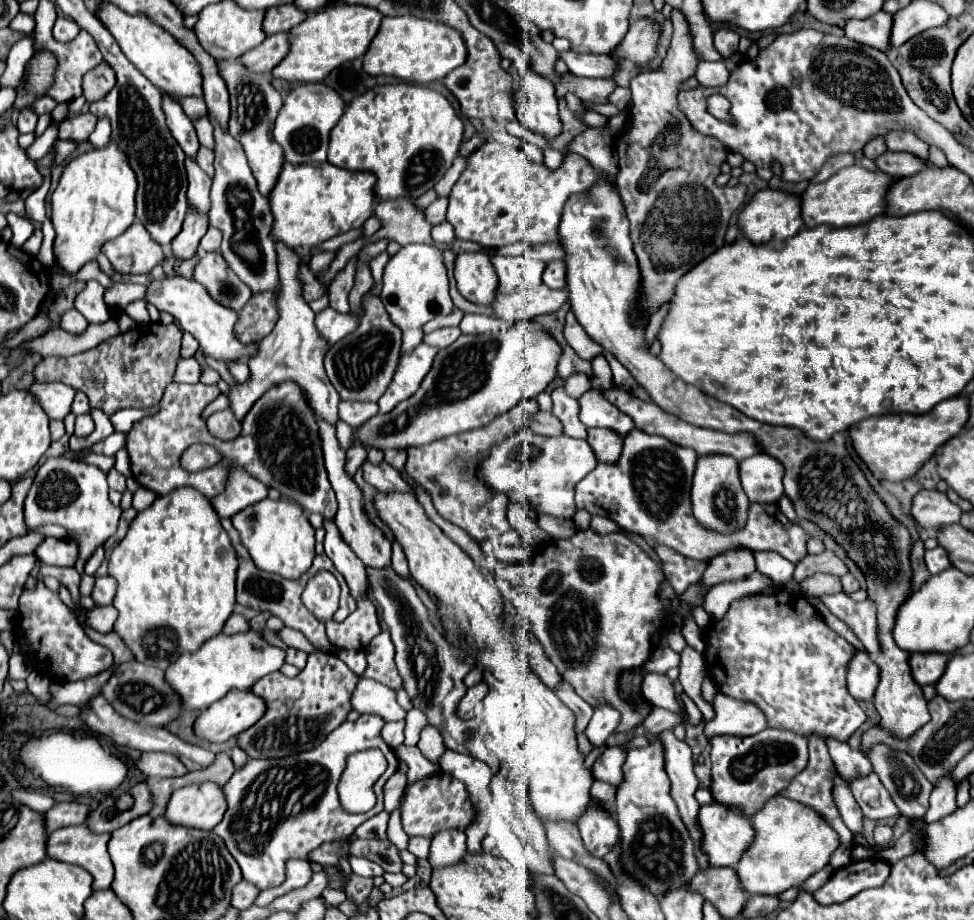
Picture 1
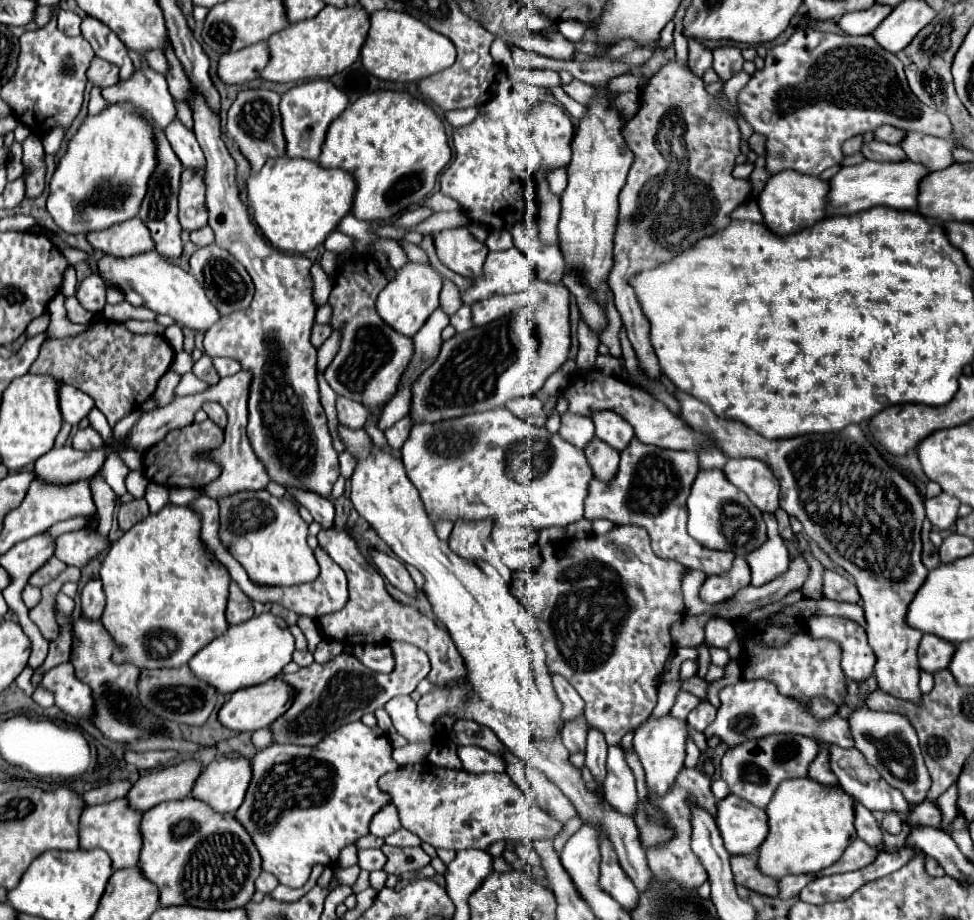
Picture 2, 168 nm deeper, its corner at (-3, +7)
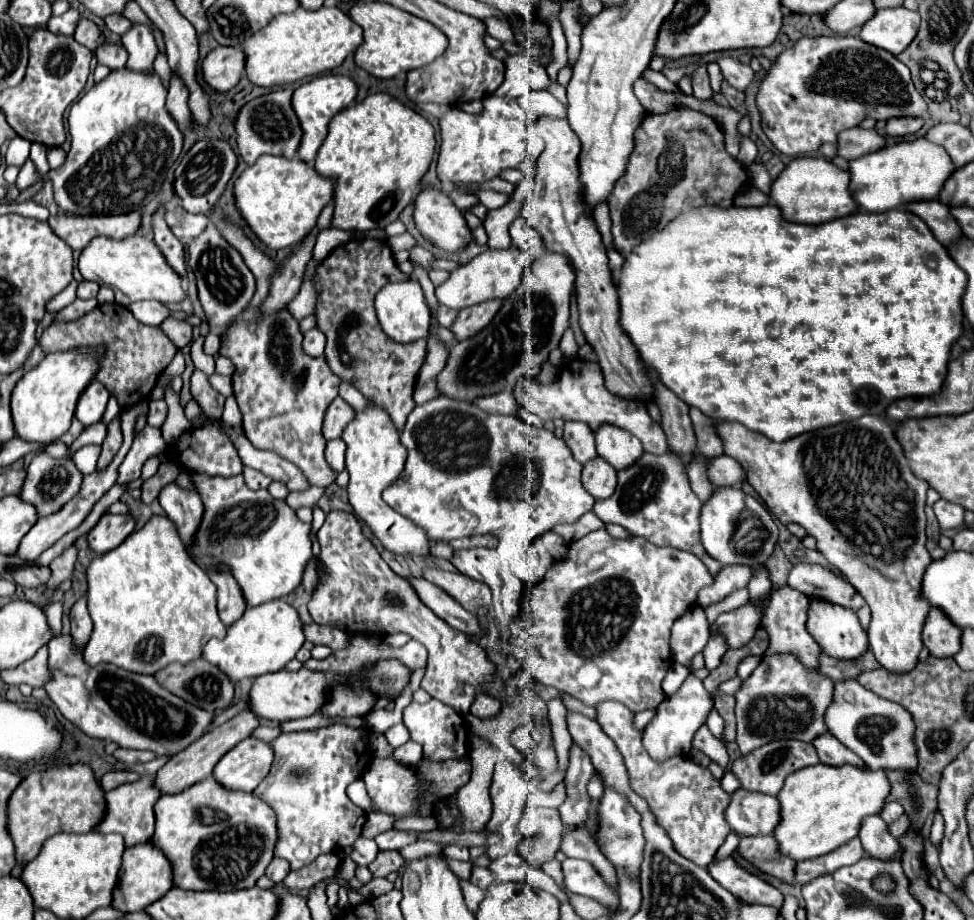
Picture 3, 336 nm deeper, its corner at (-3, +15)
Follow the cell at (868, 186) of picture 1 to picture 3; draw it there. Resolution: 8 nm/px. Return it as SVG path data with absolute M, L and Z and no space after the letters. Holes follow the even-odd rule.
M925 137L915 141L899 141L895 145L883 147L881 151L849 161L849 191L859 209L869 213L905 209L905 205L915 201L937 199L943 181L953 169L955 167L945 149L927 141Z

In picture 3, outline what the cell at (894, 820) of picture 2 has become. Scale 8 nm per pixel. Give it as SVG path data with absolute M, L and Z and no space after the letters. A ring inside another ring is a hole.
M885 803L883 811L881 811L881 817L883 817L883 821L885 821L887 825L891 825L891 821L899 819L901 815L903 815L903 807L901 807L899 803Z

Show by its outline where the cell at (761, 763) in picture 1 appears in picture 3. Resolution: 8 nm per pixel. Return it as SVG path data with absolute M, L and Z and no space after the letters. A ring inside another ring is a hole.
M781 739L781 741L771 741L767 745L761 745L755 751L735 759L731 763L731 773L741 781L741 787L747 791L777 795L779 789L783 787L783 779L789 773L809 767L809 765L817 765L817 763L819 763L819 755L813 743L805 743L797 739Z

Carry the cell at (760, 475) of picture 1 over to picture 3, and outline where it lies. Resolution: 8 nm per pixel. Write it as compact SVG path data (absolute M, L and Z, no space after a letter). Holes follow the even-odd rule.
M721 455L709 463L709 481L713 485L737 485L747 481L747 469L733 457Z

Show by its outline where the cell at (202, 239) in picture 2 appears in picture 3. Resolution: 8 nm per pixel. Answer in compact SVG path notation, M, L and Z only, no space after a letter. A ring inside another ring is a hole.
M181 207L167 209L167 225L171 225L171 231L181 239L193 239L203 233L209 219L207 215L191 215Z

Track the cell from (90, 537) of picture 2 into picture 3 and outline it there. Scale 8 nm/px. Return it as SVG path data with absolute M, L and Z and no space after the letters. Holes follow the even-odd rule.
M103 515L99 523L87 533L89 547L103 555L115 549L135 527L135 519L131 515Z

